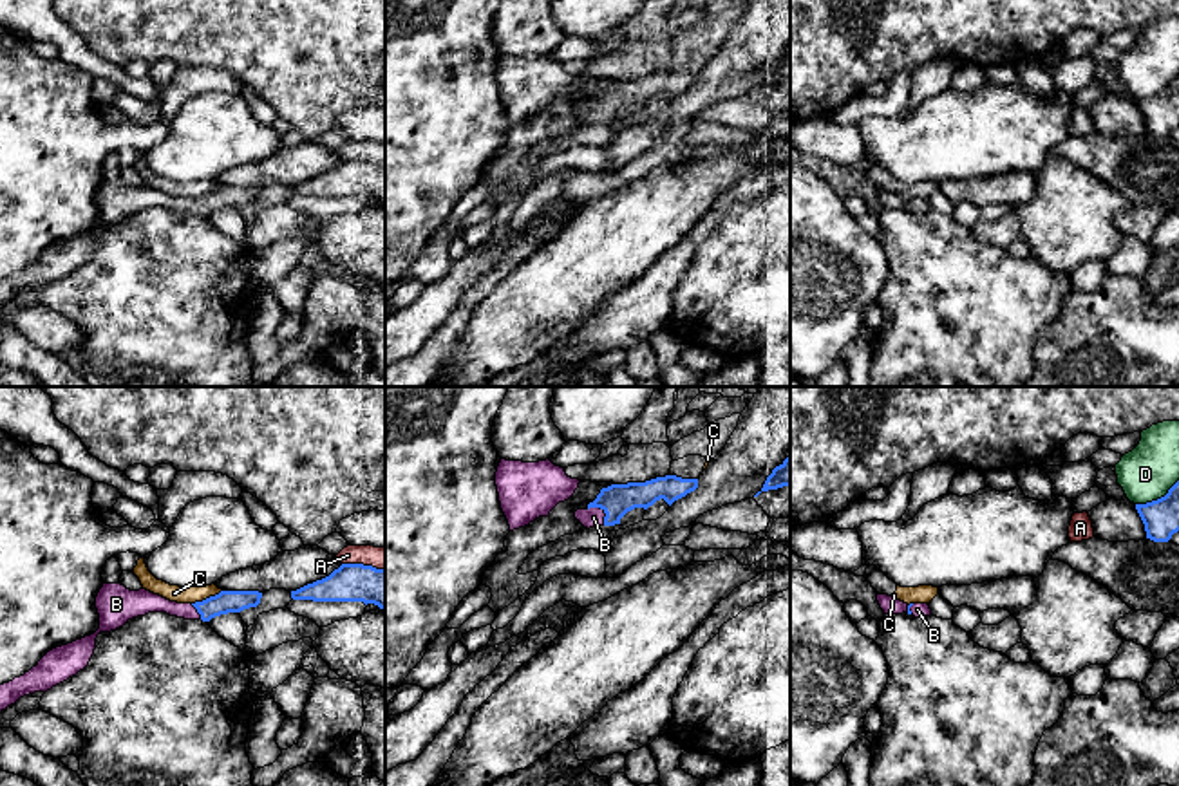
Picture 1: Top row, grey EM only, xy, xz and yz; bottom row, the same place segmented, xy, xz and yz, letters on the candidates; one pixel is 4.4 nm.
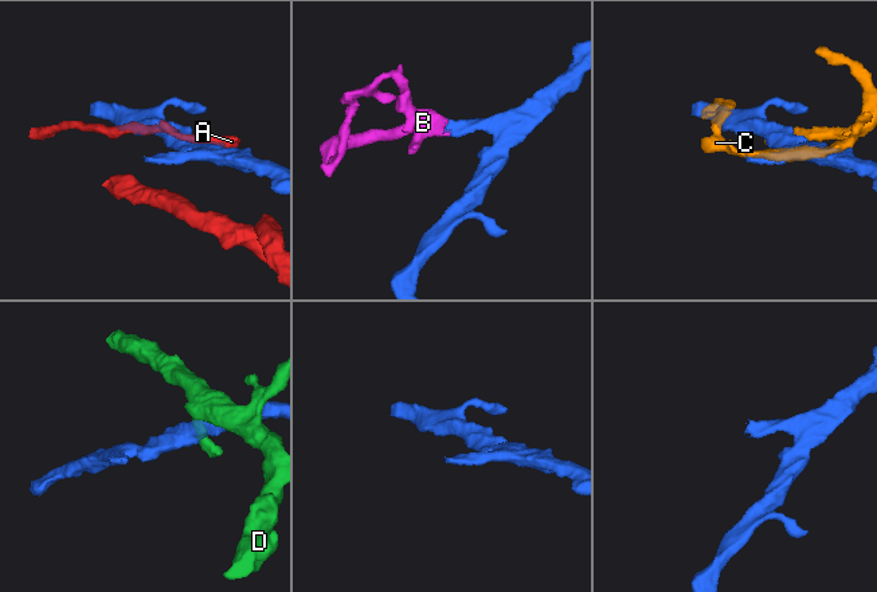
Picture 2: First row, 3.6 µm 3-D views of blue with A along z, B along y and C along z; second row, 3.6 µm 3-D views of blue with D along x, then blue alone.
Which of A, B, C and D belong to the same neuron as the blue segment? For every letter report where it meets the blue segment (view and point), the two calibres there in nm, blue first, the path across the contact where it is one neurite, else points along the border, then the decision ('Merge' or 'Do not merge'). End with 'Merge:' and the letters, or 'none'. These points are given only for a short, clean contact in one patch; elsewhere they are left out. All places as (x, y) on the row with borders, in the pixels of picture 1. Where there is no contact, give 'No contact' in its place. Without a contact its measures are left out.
A: Touches blue at xy (362, 564). Thickness 180 nm (blue) against 100 nm. Do not merge
B: Touches blue at xz (601, 508). Thickness 140 nm (blue) against 90 nm. Path across: xz (617, 499), (601, 508), (594, 517). Merge
C: Touches blue at xy (207, 598). Thickness 100 nm (blue) against 80 nm. Do not merge
D: Touches blue at yz (1158, 499). Thickness 160 nm (blue) against 240 nm. Do not merge
Merge: B

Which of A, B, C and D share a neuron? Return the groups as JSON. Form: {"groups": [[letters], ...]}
{"groups": [["A"], ["B"], ["C"], ["D"]]}

